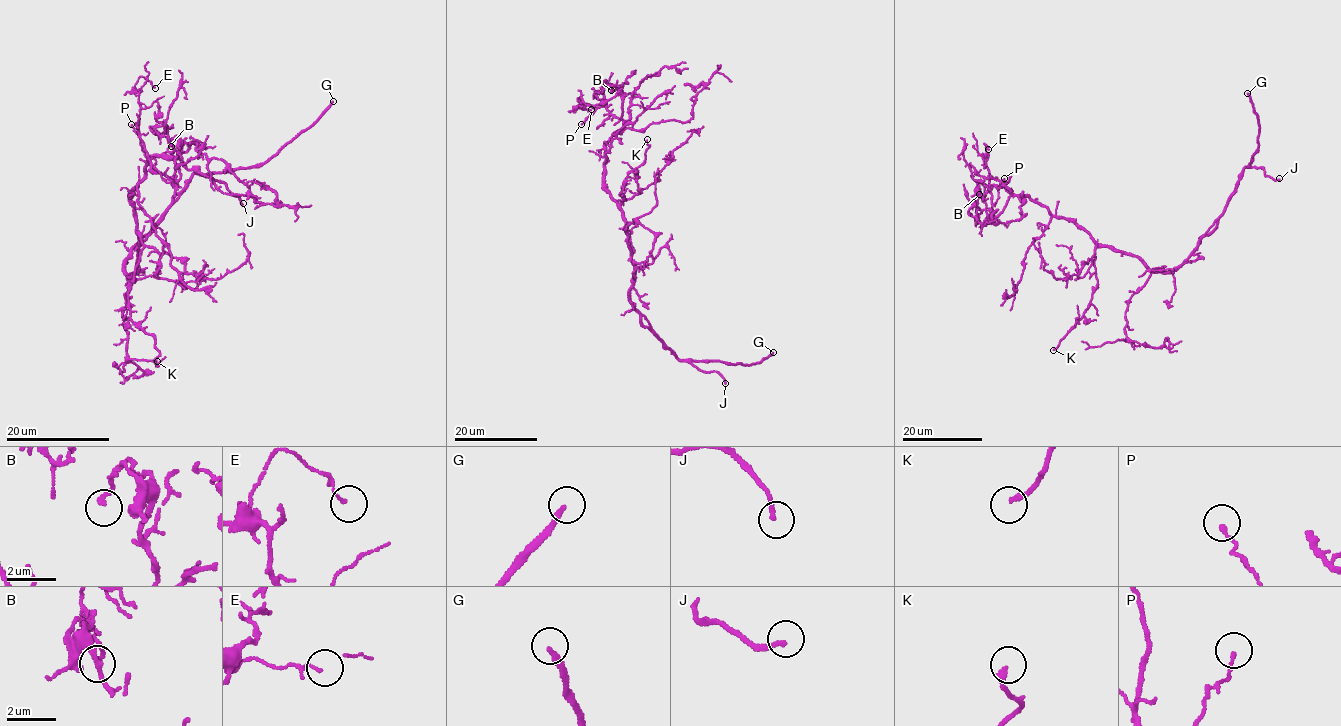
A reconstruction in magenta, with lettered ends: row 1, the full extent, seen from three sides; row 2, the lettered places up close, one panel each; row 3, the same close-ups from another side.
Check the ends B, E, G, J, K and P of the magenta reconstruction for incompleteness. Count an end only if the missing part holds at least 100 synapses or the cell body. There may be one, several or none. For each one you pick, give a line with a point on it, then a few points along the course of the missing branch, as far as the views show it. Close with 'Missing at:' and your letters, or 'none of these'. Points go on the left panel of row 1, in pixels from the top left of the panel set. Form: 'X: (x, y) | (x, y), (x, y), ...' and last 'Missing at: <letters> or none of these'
G: (333, 101)
J: (243, 203) | (243, 203), (240, 206), (157, 214), (120, 224), (91, 227), (74, 223), (67, 213), (62, 213)
Missing at: G, J

